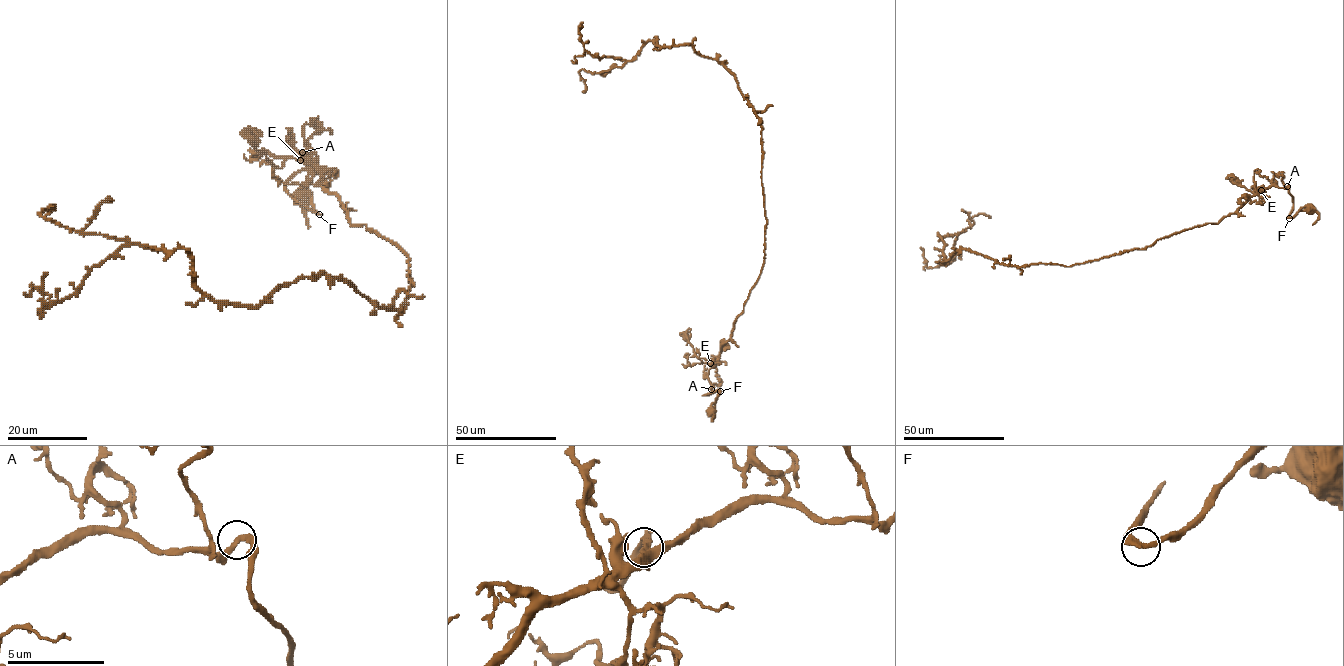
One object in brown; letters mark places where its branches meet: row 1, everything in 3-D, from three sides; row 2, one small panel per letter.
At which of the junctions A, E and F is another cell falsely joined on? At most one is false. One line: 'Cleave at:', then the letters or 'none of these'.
Cleave at: none of these

